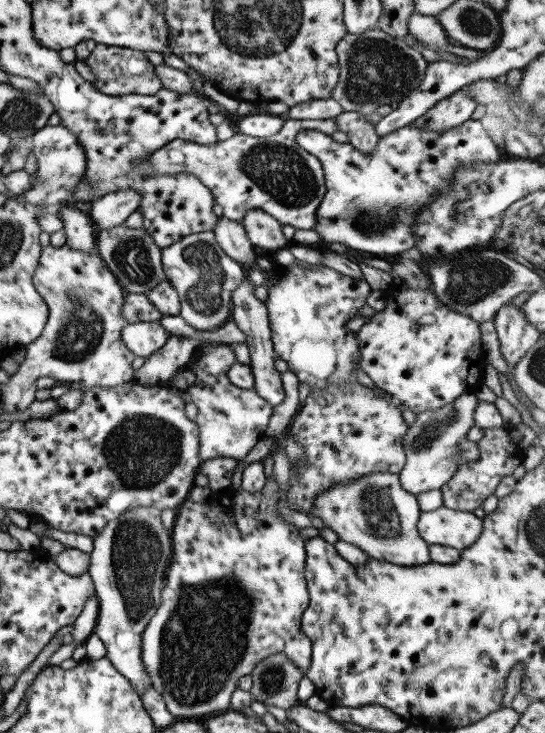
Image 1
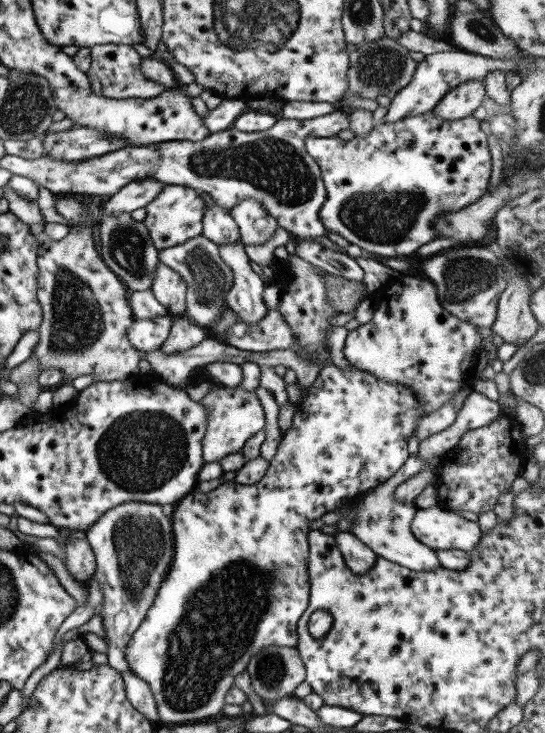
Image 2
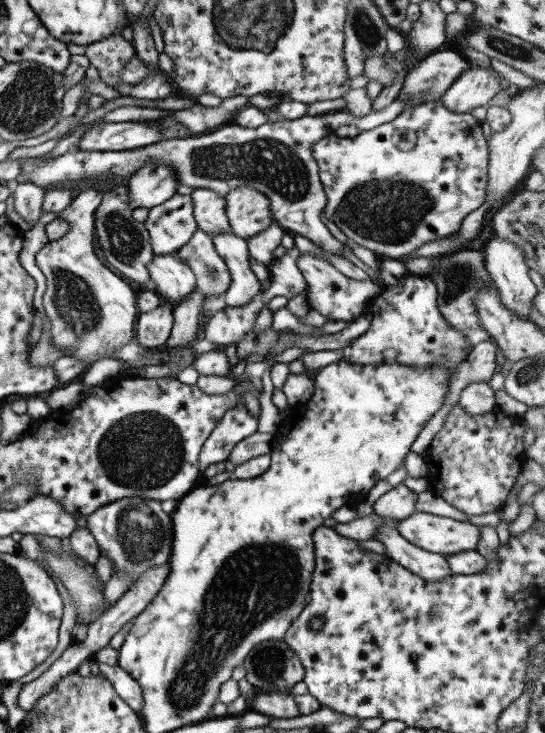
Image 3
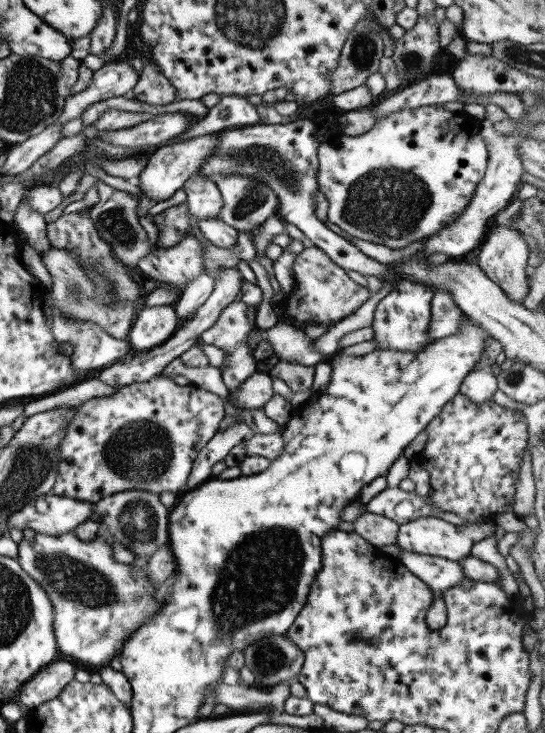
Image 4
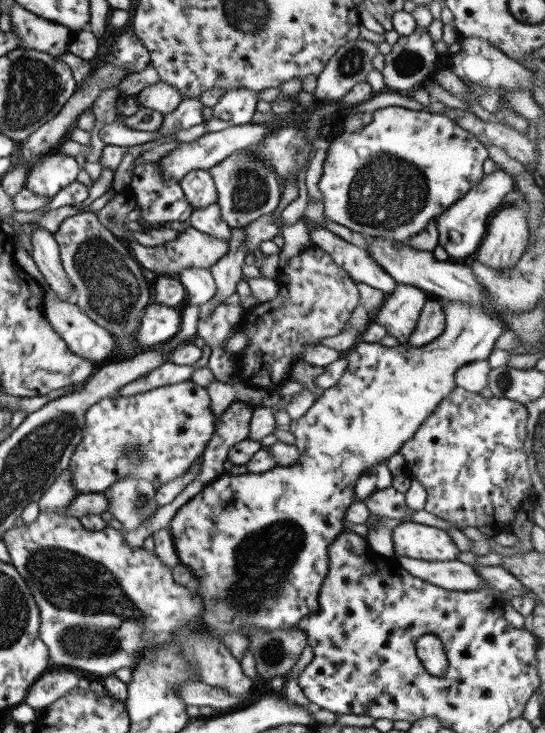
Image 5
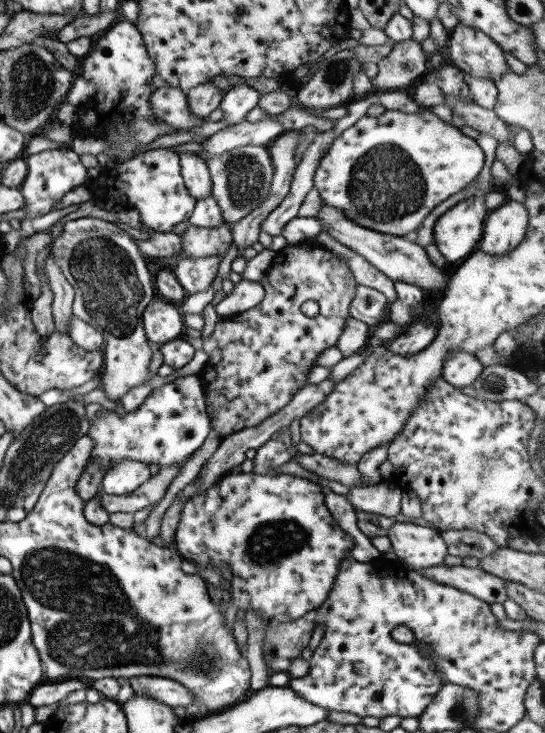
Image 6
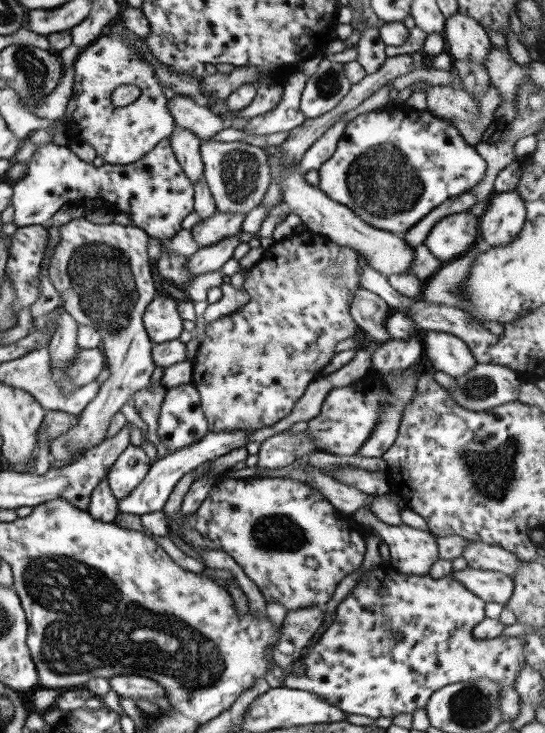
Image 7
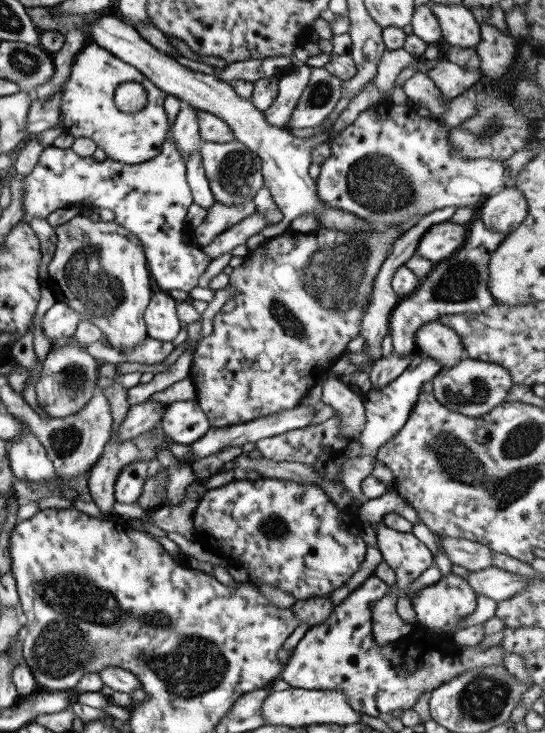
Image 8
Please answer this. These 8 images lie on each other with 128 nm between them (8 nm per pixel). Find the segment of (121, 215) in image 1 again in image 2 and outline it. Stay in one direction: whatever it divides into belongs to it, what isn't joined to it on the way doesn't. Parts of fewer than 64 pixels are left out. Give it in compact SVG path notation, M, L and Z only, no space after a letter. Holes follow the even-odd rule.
M153 178L137 179L122 186L116 193L111 194L103 205L103 213L133 212L146 208L147 205L161 192L164 184Z

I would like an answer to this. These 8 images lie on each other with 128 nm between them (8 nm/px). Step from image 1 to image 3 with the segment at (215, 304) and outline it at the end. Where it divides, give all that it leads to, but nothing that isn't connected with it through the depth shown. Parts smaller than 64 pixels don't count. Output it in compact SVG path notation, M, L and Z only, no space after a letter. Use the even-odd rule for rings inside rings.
M195 230L191 238L171 253L181 259L195 277L195 290L203 298L209 295L223 295L230 284L230 274L223 259L215 252L212 240L202 230Z

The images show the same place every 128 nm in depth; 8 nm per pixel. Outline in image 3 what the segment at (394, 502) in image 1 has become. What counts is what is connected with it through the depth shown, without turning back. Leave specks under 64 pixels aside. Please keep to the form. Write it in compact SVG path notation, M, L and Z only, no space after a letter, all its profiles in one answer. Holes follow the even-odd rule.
M388 517L380 518L382 518L382 528L377 535L373 536L373 539L382 545L385 555L390 560L409 570L411 574L417 574L425 582L437 582L437 580L451 575L445 557L423 551L407 542L398 534L399 521Z

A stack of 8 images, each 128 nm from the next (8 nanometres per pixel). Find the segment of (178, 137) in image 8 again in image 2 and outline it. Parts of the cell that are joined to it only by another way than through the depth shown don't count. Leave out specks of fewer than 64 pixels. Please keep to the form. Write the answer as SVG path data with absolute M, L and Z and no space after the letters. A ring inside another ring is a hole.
M214 204L203 209L201 217L201 236L214 242L216 245L235 243L239 241L239 230L229 216L228 210Z

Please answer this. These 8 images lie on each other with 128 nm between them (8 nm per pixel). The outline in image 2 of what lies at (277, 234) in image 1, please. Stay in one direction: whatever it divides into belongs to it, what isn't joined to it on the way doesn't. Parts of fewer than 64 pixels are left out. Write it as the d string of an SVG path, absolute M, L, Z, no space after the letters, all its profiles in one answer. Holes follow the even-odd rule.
M241 199L228 210L239 230L239 242L244 246L267 241L278 227L257 199Z

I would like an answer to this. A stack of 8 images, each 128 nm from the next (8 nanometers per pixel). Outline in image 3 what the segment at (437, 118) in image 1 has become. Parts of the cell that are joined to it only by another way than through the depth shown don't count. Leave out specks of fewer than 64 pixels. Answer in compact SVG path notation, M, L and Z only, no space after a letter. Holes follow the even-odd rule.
M471 65L459 74L439 101L453 113L467 113L476 106L486 106L493 96L503 93L507 85L497 72Z

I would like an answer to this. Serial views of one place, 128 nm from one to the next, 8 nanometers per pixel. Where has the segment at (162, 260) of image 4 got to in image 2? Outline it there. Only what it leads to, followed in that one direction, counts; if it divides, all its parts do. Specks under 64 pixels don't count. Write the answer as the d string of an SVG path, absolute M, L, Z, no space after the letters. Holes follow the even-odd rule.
M161 261L156 264L154 269L154 277L149 290L166 308L167 314L177 316L184 314L186 283L185 279L179 277L179 273L169 269L167 265L163 265Z

